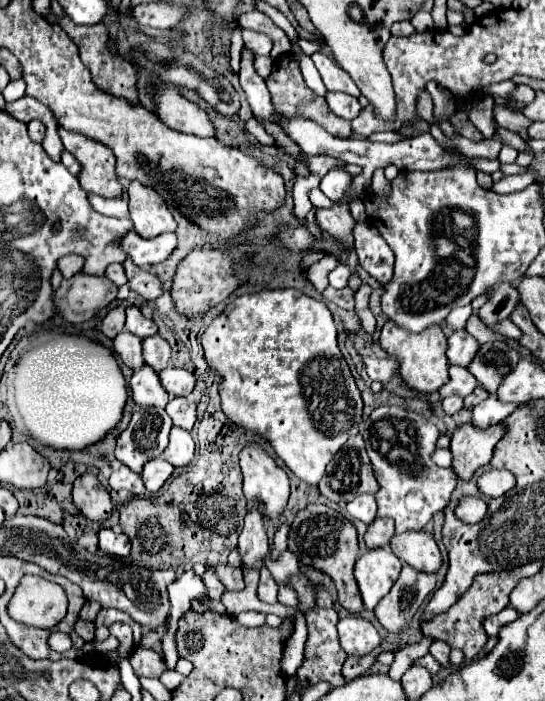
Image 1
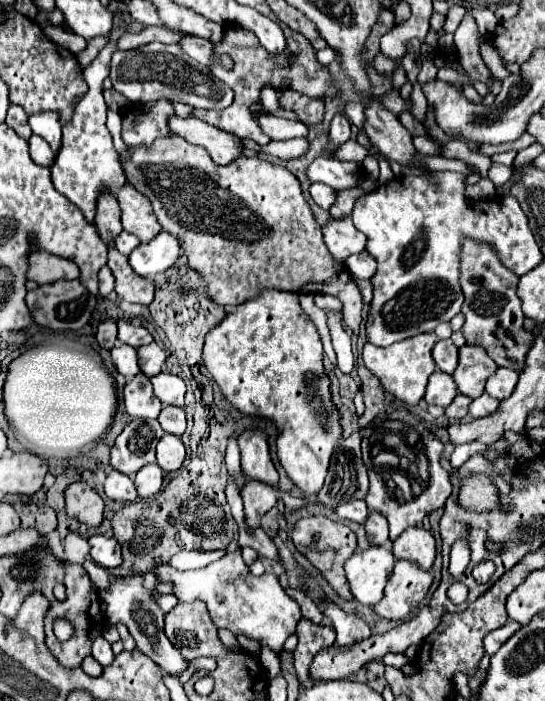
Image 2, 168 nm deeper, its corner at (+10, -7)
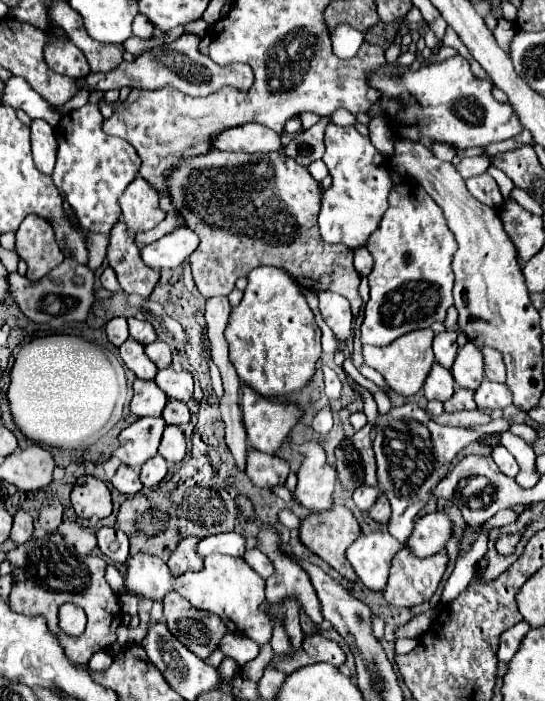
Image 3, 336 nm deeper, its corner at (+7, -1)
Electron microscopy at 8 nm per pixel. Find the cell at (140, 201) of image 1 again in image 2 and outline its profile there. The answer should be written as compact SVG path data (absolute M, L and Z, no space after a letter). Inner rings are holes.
M125 185L117 191L117 201L121 205L121 223L127 233L133 233L141 239L141 243L149 243L155 235L159 235L161 225L153 213L151 201L139 193L133 185Z

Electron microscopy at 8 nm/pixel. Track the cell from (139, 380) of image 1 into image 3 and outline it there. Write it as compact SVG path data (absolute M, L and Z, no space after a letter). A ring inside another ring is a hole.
M136 379L134 381L134 397L130 403L130 411L138 417L162 417L162 409L166 405L166 393L154 385L154 381Z

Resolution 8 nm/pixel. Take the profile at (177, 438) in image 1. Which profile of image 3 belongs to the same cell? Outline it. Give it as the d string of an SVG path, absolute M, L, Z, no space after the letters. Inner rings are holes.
M166 425L158 453L170 463L178 463L186 457L186 441L184 441L184 433L180 427Z

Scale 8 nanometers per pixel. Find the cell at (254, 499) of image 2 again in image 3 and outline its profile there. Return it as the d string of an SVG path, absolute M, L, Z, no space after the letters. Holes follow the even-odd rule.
M248 449L248 465L246 475L250 481L260 489L274 489L286 483L288 477L288 463L280 457L268 457L266 453L256 453Z

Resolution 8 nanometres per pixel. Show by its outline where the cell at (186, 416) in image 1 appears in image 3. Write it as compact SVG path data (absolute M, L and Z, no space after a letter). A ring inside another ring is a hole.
M170 399L164 407L164 413L162 413L164 421L168 425L188 425L190 421L190 411L186 407L186 403L182 401L176 401L176 399Z

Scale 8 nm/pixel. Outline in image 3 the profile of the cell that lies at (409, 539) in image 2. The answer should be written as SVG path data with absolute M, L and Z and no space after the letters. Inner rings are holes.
M430 513L416 521L414 531L406 539L406 547L416 557L430 557L432 553L438 553L444 549L446 541L452 535L452 521L444 513Z

